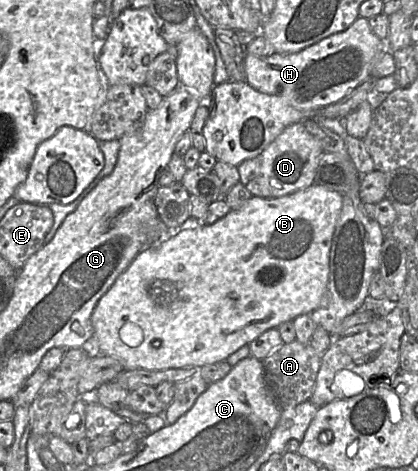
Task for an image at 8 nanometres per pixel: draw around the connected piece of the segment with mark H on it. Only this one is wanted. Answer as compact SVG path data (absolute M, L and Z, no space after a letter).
M359 16L348 29L295 53L274 52L268 56L245 53L245 81L260 92L280 96L302 112L317 112L371 77L374 59L384 48L385 42L373 33L368 19Z

